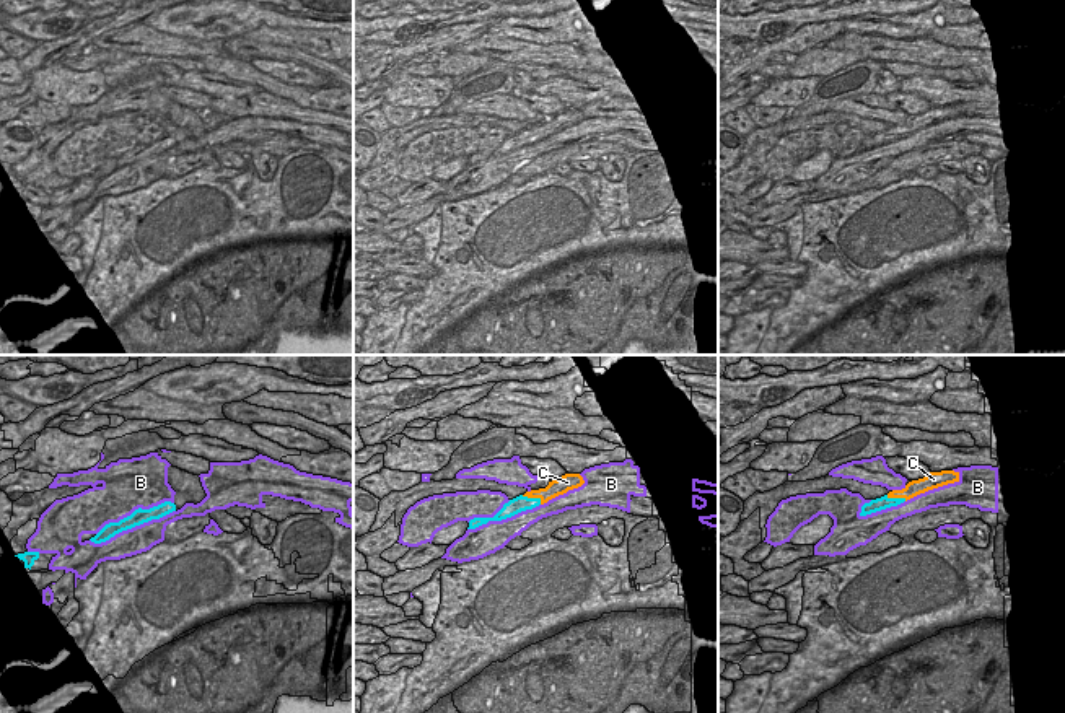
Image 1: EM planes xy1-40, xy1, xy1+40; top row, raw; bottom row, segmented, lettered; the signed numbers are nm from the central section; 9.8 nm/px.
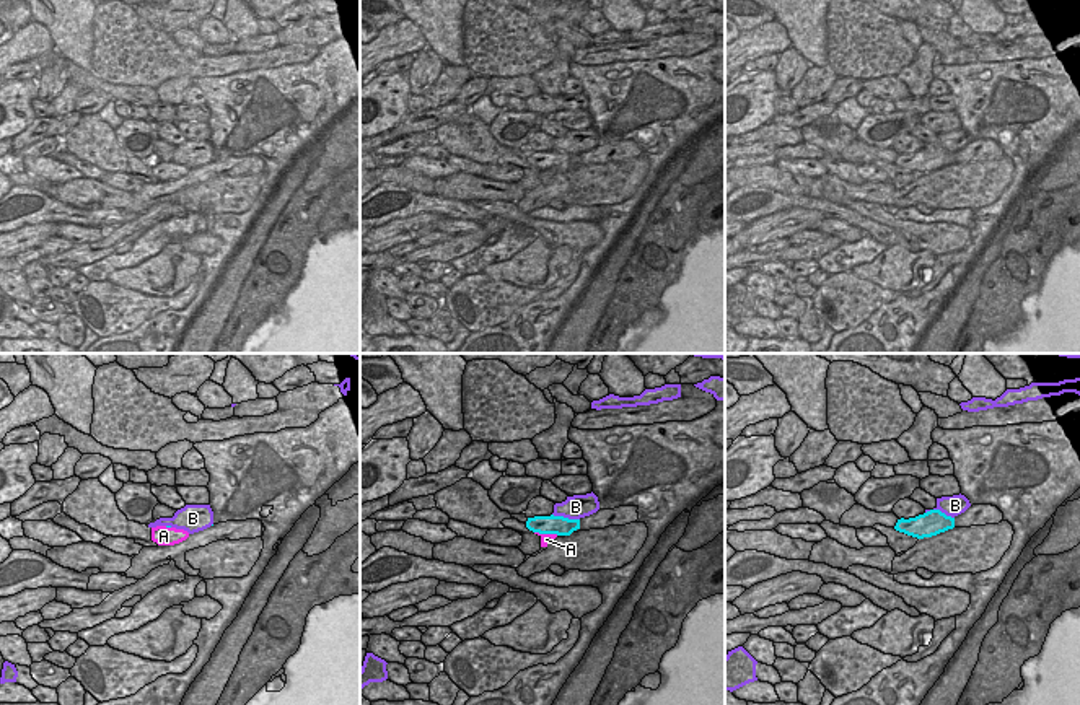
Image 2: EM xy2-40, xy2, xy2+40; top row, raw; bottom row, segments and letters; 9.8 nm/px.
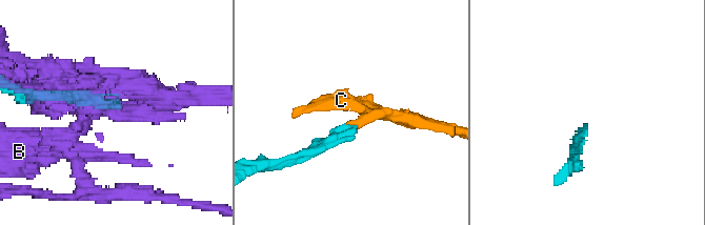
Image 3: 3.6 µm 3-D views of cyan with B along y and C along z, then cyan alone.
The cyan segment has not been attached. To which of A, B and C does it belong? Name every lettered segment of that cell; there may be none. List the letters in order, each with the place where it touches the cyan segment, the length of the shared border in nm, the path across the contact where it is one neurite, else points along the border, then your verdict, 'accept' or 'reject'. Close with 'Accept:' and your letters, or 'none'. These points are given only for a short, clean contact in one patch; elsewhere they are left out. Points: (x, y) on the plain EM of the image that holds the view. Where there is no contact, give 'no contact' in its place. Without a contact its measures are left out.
A: contact xy2 (546, 168); length 240 nm; way xy2 (544, 160), (546, 168), (546, 175); accept
B: contact xy1 (504, 153); length 750 nm; reject
C: contact xy1 (533, 134); length 220 nm; border xy1 (521, 131), (538, 134), (541, 139); reject
Accept: A

